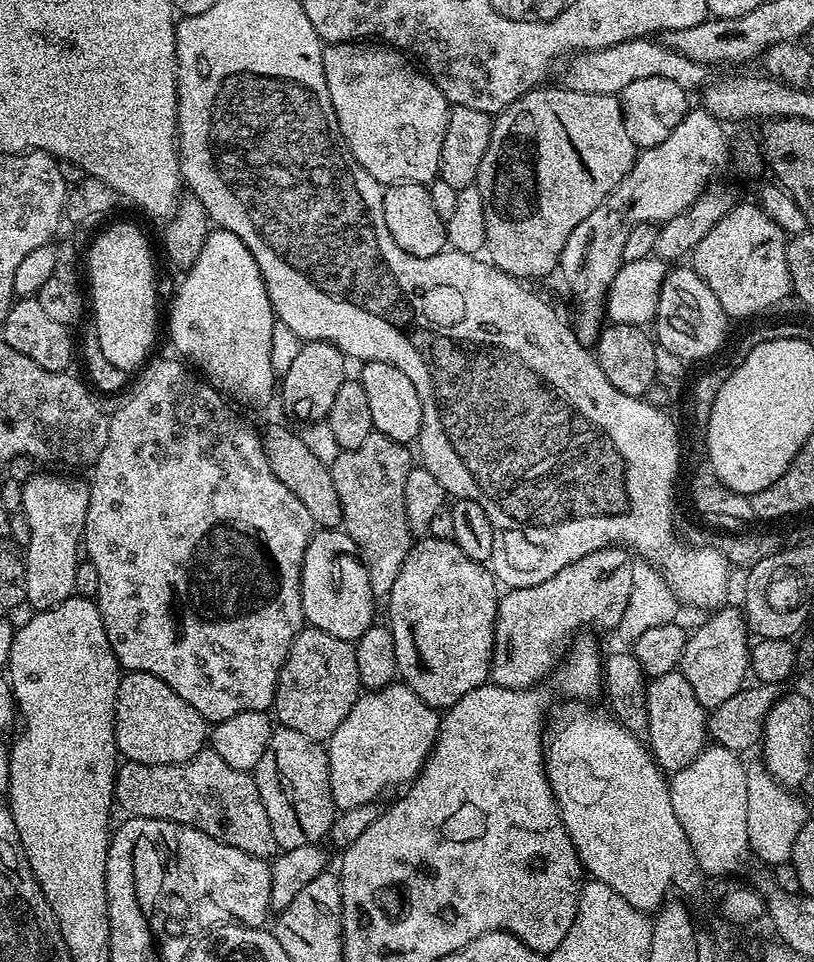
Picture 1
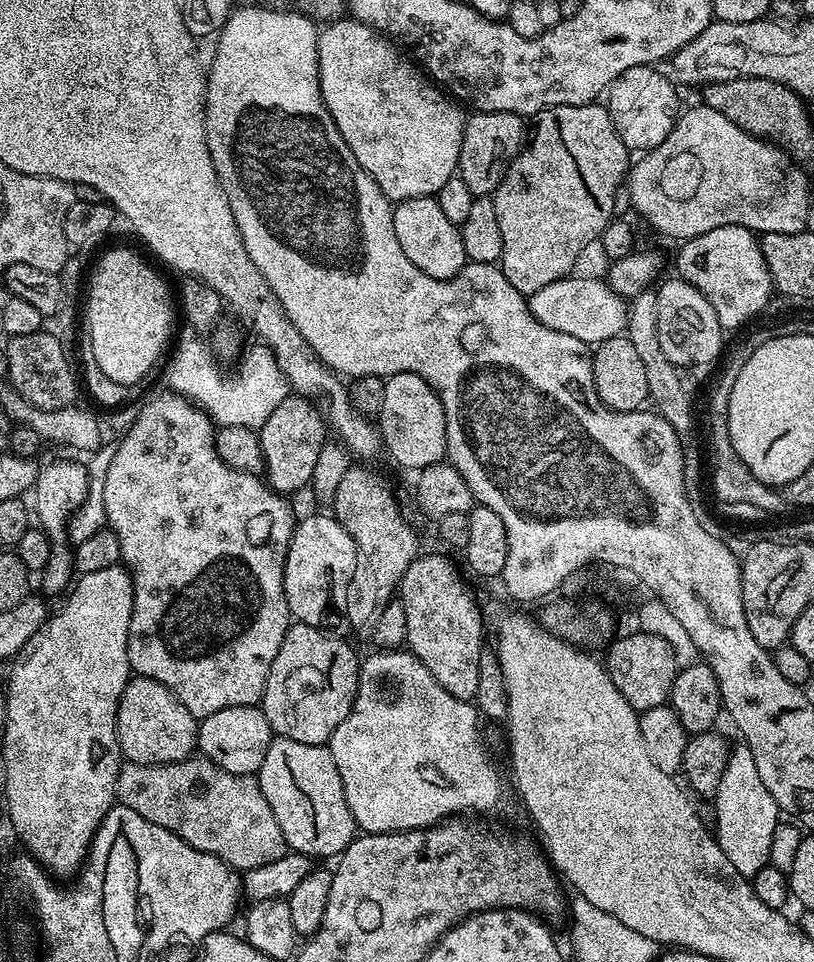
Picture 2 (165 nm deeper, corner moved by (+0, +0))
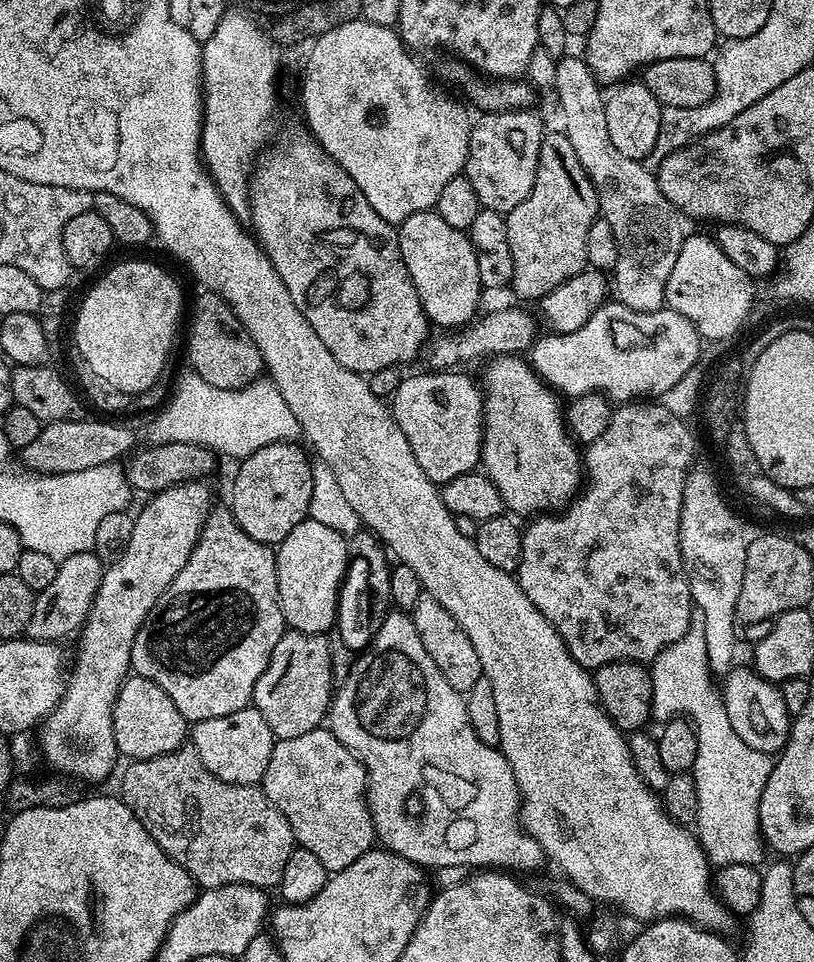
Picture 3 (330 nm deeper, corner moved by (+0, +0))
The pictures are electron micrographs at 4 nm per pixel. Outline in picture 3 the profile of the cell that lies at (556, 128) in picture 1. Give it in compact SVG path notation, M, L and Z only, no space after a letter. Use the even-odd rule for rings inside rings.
M548 132L538 154L534 190L530 190L526 202L518 202L518 206L514 206L514 210L506 214L506 238L510 241L510 254L514 258L511 291L516 291L524 300L538 302L543 296L550 294L550 290L562 286L570 278L585 271L588 263L586 233L598 219L599 211L595 188L570 146L570 140L560 132Z

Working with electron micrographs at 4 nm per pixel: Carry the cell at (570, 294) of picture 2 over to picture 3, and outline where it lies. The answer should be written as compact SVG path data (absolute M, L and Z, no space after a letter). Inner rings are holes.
M500 308L497 312L488 312L482 316L473 319L472 323L464 325L459 331L448 330L440 334L436 341L433 339L426 348L427 367L432 370L456 370L461 366L468 366L464 364L478 359L479 356L495 358L507 354L520 354L523 353L523 348L524 351L531 349L537 339L537 321L534 316L532 321L531 314L523 312L520 308Z

